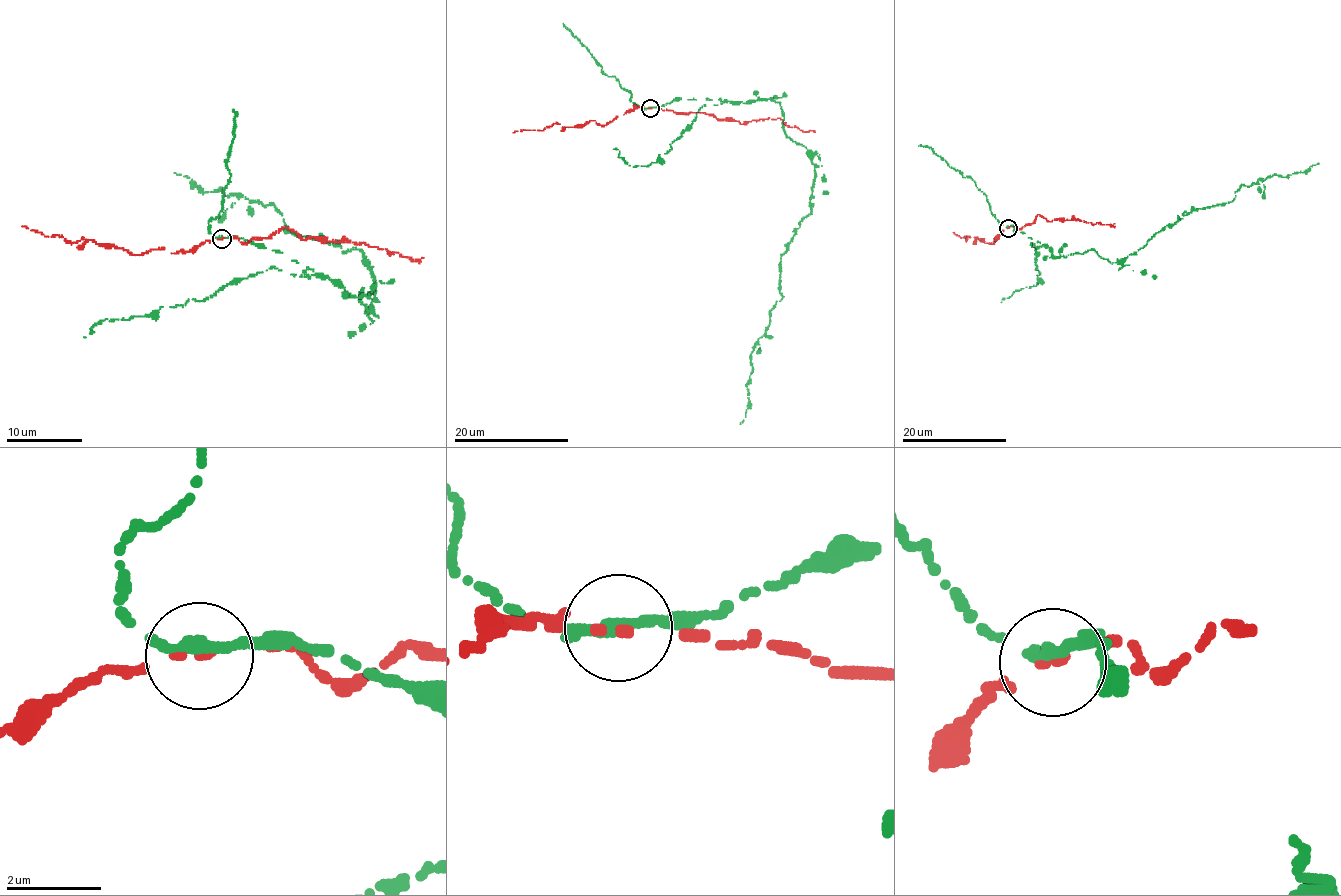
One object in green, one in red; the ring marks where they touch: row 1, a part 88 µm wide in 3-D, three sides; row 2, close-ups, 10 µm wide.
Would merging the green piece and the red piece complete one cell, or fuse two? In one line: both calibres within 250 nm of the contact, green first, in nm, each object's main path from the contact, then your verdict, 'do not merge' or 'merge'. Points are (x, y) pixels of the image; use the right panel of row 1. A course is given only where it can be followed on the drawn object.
340/200 nm | green via (1008, 227), (1058, 258), (1094, 250), (1118, 262), (1178, 216), (1225, 204), (1257, 179), (1319, 163) | red via (1008, 228), (1022, 228), (1033, 223), (1040, 214), (1049, 221), (1077, 219), (1103, 224), (1115, 223) | do not merge

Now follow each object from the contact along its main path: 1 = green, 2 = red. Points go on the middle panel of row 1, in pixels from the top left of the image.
1: (649, 108), (772, 99), (814, 167), (811, 209), (781, 257), (782, 296), (751, 353), (740, 424)
2: (650, 108), (696, 112), (741, 124), (779, 118), (788, 127), (815, 131)

